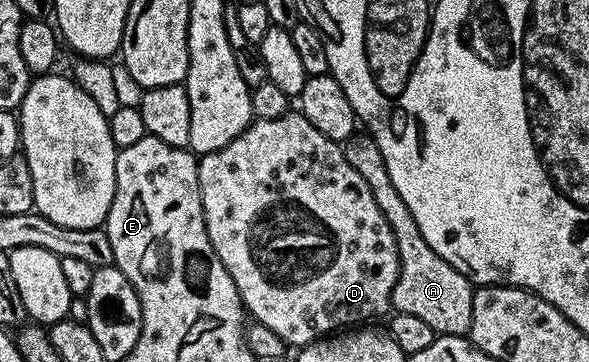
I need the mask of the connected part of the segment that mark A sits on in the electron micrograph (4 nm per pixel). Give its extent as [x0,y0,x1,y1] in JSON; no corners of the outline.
[342,130,472,337]

